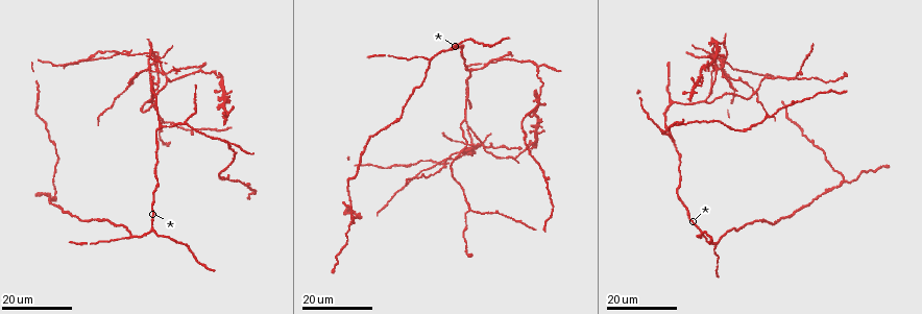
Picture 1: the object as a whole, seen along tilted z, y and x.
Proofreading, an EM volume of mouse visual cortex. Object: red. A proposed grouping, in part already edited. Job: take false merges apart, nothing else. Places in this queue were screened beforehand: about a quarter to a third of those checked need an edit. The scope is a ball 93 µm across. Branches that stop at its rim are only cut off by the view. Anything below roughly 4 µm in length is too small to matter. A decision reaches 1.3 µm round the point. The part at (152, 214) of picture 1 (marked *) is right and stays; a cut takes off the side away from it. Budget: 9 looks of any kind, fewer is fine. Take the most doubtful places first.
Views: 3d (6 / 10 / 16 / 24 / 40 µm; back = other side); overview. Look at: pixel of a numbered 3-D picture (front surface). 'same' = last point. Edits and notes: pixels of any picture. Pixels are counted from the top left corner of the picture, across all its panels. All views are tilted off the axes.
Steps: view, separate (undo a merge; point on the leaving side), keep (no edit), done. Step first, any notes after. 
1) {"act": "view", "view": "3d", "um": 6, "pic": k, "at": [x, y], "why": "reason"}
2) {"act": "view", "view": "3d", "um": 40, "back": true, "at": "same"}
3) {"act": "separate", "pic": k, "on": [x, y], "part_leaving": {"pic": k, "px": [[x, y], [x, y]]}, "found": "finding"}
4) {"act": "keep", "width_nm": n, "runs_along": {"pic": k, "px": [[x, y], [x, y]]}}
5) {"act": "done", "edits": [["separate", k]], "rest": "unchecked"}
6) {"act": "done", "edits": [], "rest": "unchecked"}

{"act": "view", "view": "3d", "um": 16, "pic": 1, "at": [437, 164], "why": "four arms meet"}

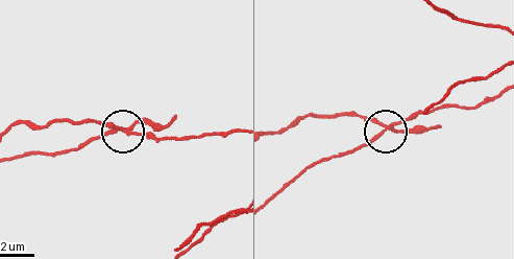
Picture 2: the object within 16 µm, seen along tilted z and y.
{"act": "view", "view": "3d", "um": 6, "pic": 2, "at": [384, 126]}

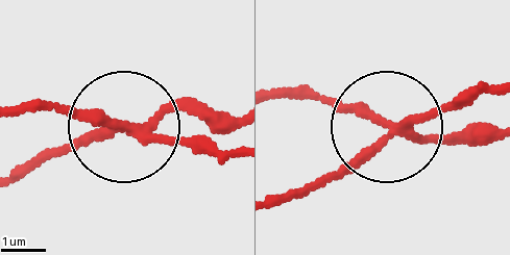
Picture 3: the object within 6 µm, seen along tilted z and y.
{"act": "view", "view": "3d", "um": 6, "back": true, "pic": 3, "at": [391, 129]}

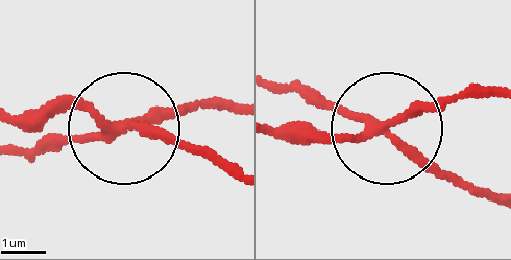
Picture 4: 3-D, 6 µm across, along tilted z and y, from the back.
{"act": "separate", "pic": 4, "on": [52, 109], "width_nm": 210, "part_leaving": {"pic": 4, "px": [[121, 125], [233, 109]]}, "found": "two cells meet here"}

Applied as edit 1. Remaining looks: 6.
{"act": "view", "view": "overview"}

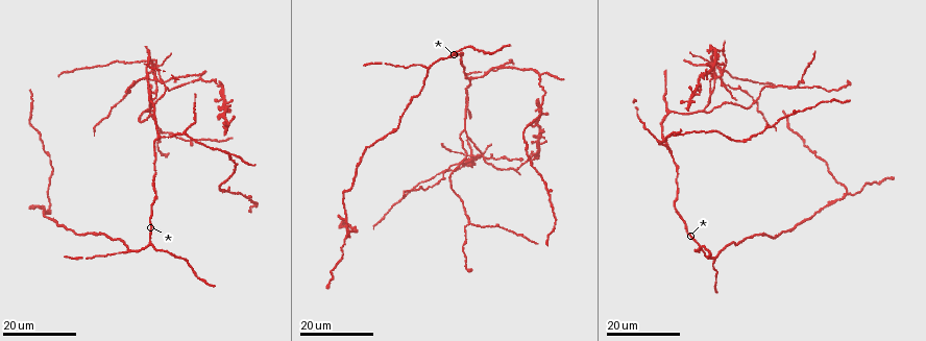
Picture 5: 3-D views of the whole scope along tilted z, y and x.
{"act": "view", "view": "3d", "um": 16, "pic": 5, "at": [230, 154], "why": "thin arm on a thick one"}

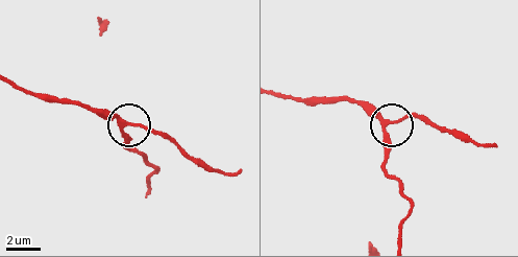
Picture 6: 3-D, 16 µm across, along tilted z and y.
{"act": "view", "view": "3d", "um": 10, "pic": 6, "at": [121, 123]}

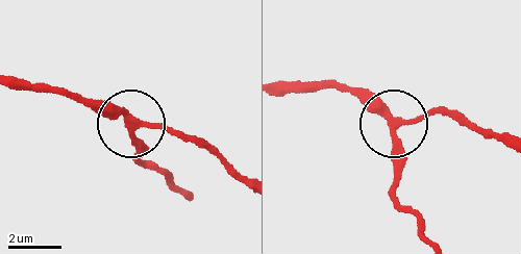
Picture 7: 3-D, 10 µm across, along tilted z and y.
{"act": "keep", "width_nm": 230, "runs_along": {"pic": 7, "px": [[21, 81], [61, 89], [140, 122], [198, 137]]}, "found": "all the same cell"}

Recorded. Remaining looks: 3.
{"act": "view", "view": "3d", "um": 16, "pic": 5, "at": [846, 193], "why": "arms part here"}

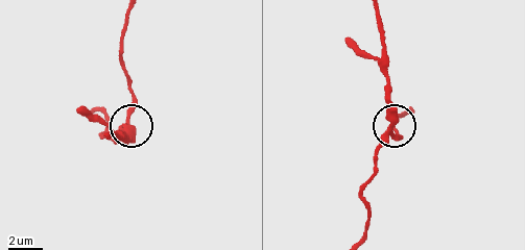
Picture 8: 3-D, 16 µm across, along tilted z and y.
{"act": "view", "view": "3d", "um": 6, "pic": 8, "at": [387, 138]}

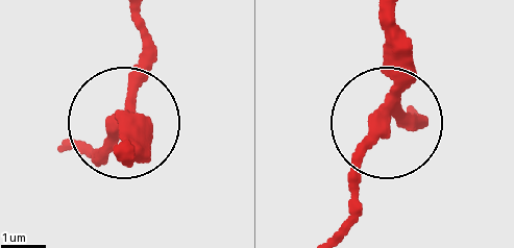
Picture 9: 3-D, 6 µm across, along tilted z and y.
{"act": "keep", "width_nm": 270, "runs_along": {"pic": 9, "px": [[389, 10], [391, 101], [351, 168], [352, 209]]}, "found": "continuous, no second cell"}

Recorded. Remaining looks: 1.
{"act": "done", "edits": [["separate", 4]], "rest": "unchecked"}

